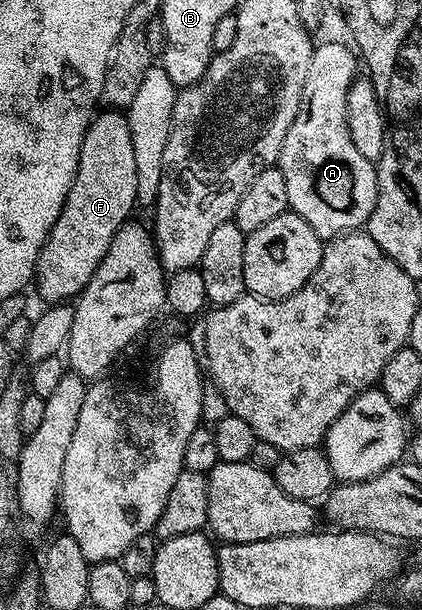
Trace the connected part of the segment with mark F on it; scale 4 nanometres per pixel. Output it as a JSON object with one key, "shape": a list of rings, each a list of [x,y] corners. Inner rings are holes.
{"shape":[[[118,109],[99,110],[84,133],[84,145],[80,145],[76,177],[72,181],[72,189],[68,189],[64,209],[60,209],[60,217],[56,217],[56,225],[52,225],[38,263],[34,266],[33,282],[38,283],[39,297],[47,299],[45,302],[50,305],[77,297],[88,285],[88,281],[92,281],[92,273],[96,273],[100,261],[104,261],[104,253],[108,253],[112,237],[116,237],[118,230],[133,216],[130,214],[137,203],[136,156],[132,150],[132,133],[128,129],[126,116]]]}

